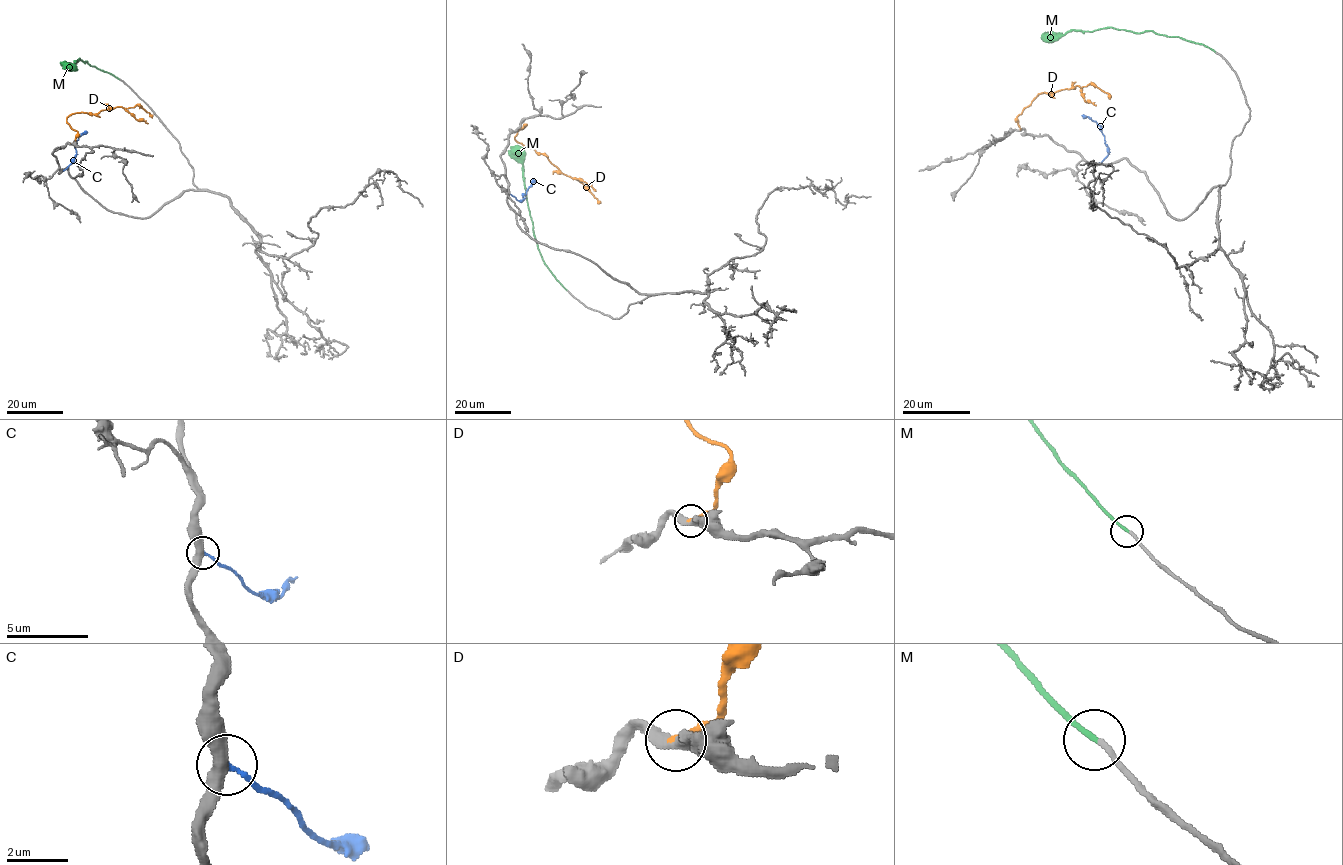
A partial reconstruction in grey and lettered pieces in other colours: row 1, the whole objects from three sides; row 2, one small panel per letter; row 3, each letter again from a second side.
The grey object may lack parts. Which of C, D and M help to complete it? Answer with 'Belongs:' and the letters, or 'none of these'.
Belongs: M

